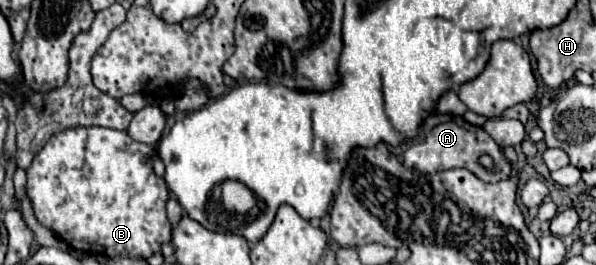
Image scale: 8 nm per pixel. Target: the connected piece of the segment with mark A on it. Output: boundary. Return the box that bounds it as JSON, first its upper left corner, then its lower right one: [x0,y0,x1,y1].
[404,112,512,182]

